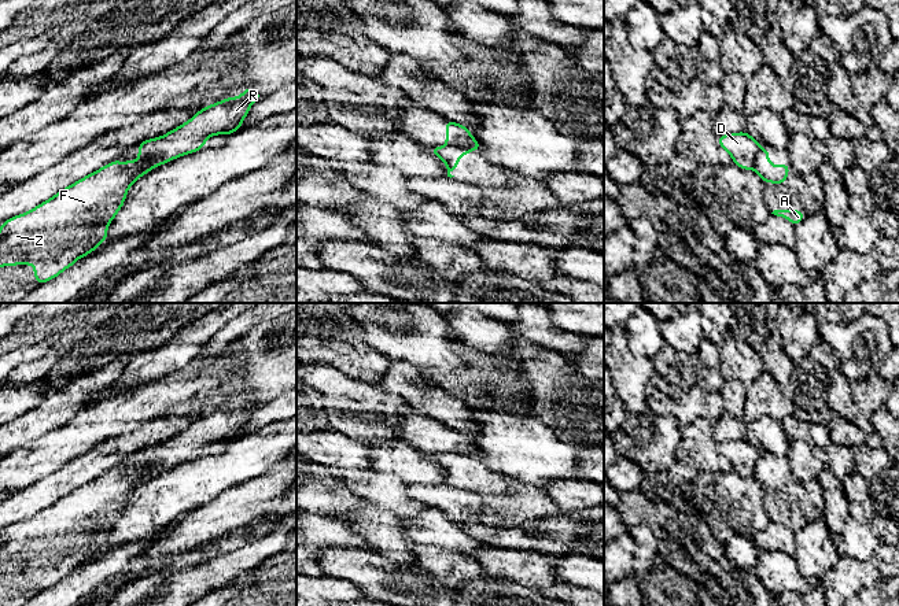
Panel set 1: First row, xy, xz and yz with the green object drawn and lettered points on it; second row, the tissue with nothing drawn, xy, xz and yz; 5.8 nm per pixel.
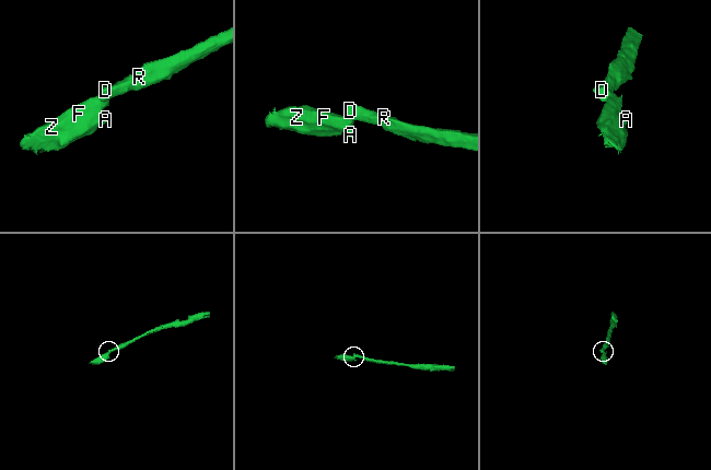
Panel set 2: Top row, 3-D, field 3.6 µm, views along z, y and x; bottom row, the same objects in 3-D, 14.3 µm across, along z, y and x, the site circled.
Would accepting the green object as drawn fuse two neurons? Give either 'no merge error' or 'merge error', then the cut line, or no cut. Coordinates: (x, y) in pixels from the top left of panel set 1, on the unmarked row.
merge error; cut in xz along (446, 451), (471, 457)

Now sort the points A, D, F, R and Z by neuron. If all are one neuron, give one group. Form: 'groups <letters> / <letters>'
groups A F Z / D R

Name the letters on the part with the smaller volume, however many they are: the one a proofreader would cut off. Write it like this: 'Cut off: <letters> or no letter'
Cut off: A, F, Z

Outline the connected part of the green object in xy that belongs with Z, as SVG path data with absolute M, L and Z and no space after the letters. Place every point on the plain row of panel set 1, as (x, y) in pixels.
M140 466L114 468L33 517L10 525L0 532L0 574L33 572L38 592L55 585L107 547L107 533L122 516L128 496L152 476Z

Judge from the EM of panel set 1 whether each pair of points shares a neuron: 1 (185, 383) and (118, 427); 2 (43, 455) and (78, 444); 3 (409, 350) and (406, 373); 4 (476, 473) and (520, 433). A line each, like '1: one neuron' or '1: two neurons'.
1: one neuron
2: one neuron
3: two neurons
4: two neurons

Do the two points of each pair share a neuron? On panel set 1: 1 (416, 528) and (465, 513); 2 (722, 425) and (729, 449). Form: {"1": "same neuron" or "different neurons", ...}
{"1": "different neurons", "2": "same neuron"}

